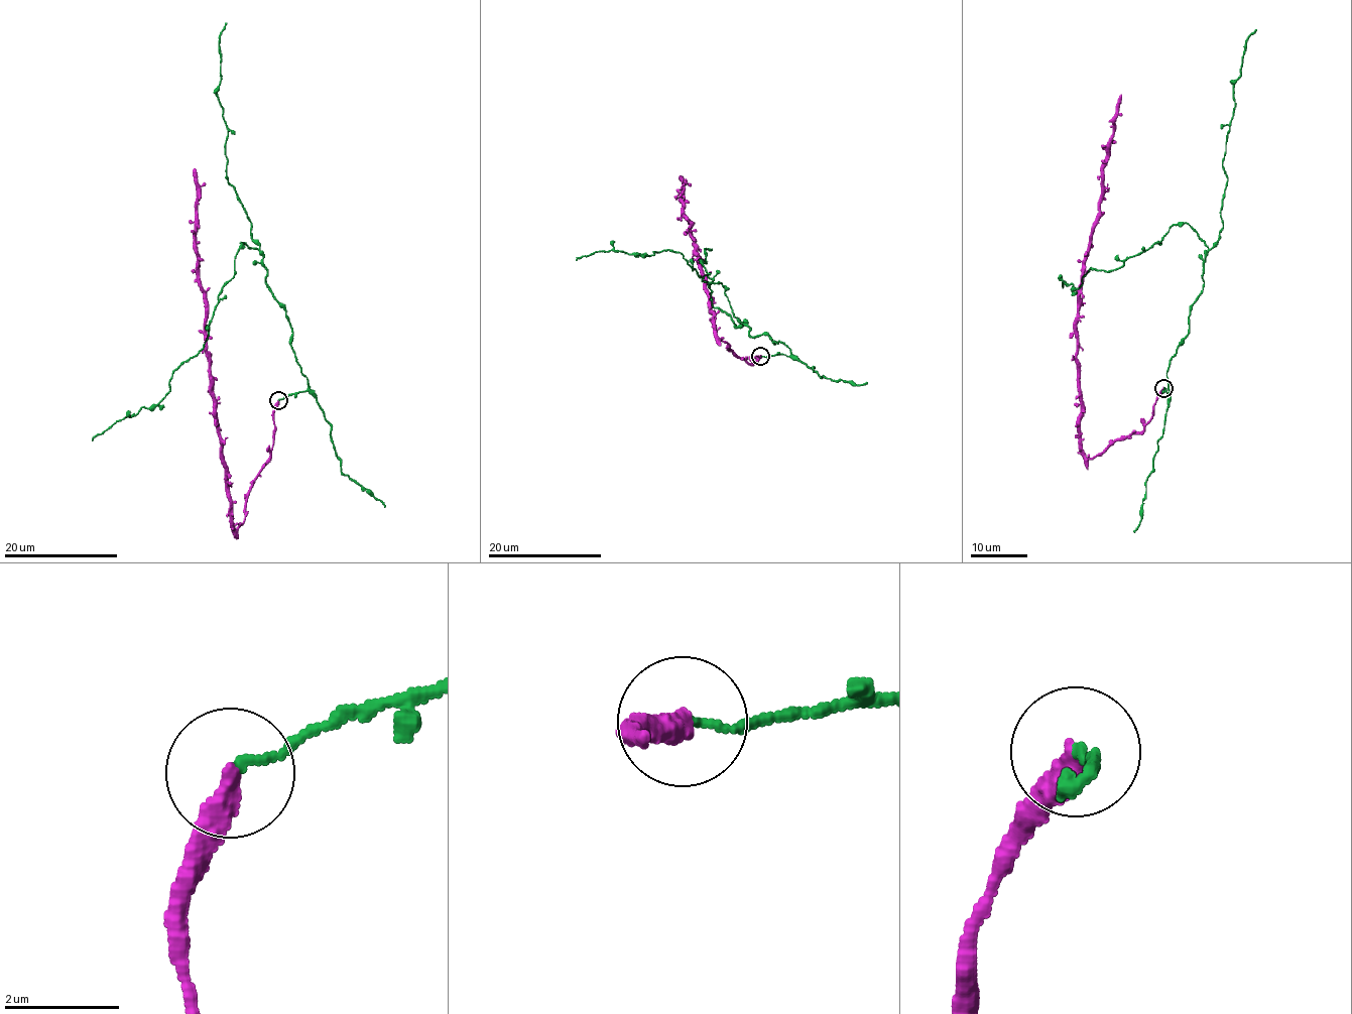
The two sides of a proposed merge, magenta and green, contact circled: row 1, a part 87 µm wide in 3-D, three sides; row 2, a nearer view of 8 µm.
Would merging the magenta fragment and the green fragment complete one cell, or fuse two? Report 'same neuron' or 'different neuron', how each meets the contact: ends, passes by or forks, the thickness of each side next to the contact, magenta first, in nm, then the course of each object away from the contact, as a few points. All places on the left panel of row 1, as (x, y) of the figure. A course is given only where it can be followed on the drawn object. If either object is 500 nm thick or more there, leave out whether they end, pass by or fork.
different neuron; magenta ends; green ends; calibres 360 and 130 nm; course magenta (277, 400), (271, 454), (249, 492), (244, 520), (234, 527), (207, 351), (194, 168); course green (277, 400), (305, 391), (308, 379), (262, 256), (241, 243), (203, 346), (158, 402), (92, 440)

